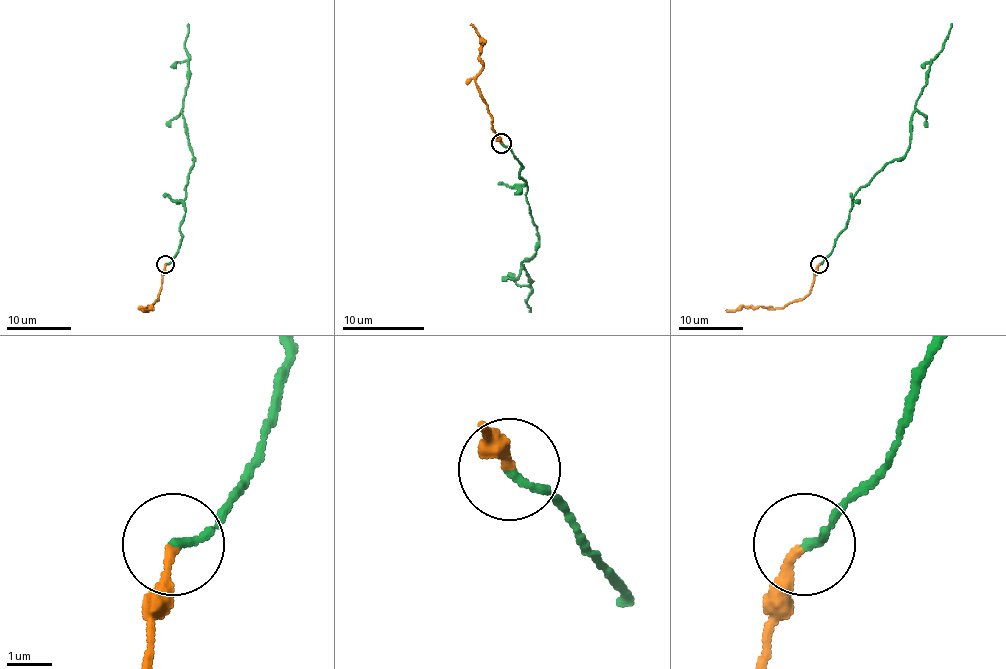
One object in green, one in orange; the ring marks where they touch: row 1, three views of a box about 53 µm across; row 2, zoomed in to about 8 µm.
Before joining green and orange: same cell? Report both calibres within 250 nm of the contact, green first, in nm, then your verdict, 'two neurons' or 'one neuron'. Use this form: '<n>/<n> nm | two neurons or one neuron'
180/190 nm | one neuron

